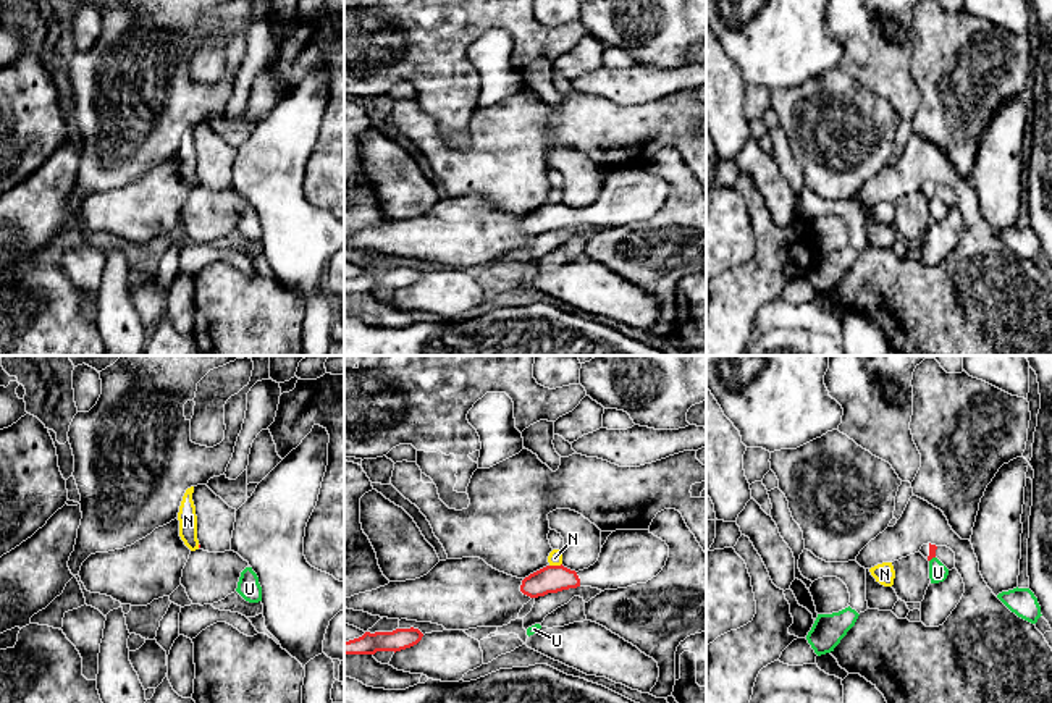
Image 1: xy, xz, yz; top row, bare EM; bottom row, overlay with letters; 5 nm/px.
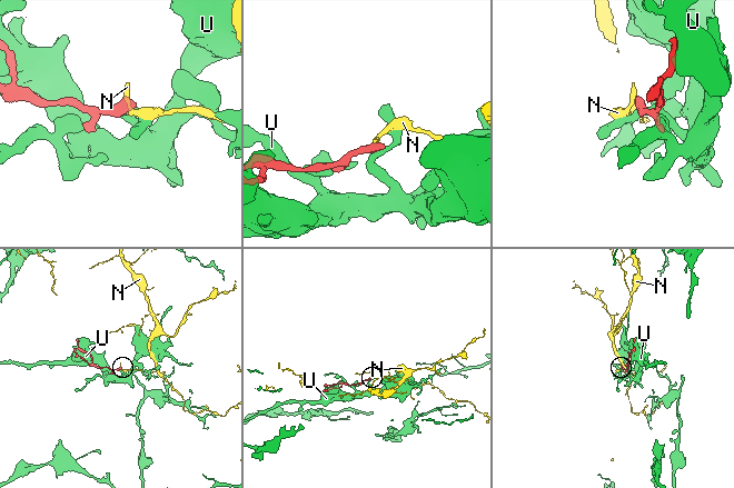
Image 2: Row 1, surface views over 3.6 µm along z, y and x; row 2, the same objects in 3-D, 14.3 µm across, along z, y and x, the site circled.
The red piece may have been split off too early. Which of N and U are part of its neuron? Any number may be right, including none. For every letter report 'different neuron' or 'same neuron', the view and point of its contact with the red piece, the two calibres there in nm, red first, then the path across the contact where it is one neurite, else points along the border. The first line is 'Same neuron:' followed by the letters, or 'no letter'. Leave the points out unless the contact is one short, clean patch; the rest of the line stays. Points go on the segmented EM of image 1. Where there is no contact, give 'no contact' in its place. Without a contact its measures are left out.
Same neuron: no letter
N: different neuron; contact xz (555, 566); calibres 140 and 70 nm; border xz (561, 563), (550, 566)
U: different neuron; contact yz (931, 558); calibres 40 and 100 nm

